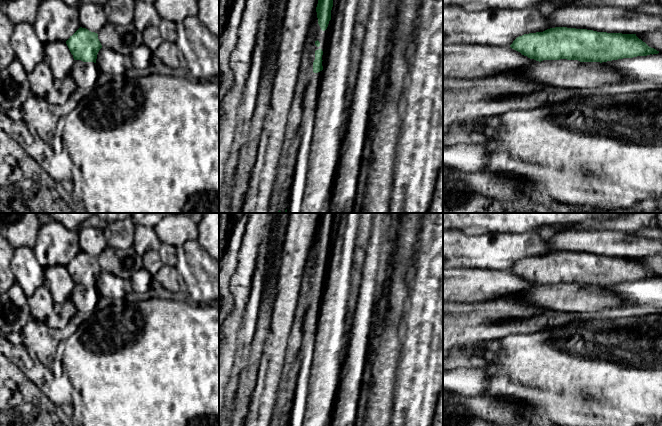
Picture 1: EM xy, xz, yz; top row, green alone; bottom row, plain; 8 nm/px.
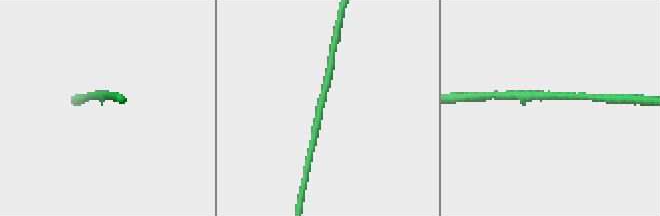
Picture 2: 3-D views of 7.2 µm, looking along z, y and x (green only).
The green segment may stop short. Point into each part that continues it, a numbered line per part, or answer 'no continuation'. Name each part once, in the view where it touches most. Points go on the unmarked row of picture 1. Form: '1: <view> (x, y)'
no continuation

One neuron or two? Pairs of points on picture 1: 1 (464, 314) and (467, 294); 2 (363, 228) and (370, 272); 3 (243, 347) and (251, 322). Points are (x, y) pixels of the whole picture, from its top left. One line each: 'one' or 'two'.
1: two
2: two
3: one

